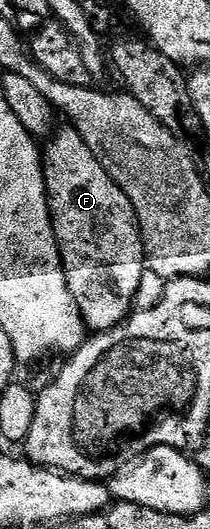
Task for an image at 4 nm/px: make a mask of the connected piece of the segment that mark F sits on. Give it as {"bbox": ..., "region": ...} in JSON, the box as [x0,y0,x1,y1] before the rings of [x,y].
{"bbox":[44,129,148,332],"region":[[[59,129],[44,146],[50,219],[68,290],[80,308],[87,331],[109,332],[121,326],[135,309],[142,275],[148,269],[146,249],[132,200],[104,172],[104,164],[92,156],[92,148],[84,144],[80,132],[65,129]]]}

